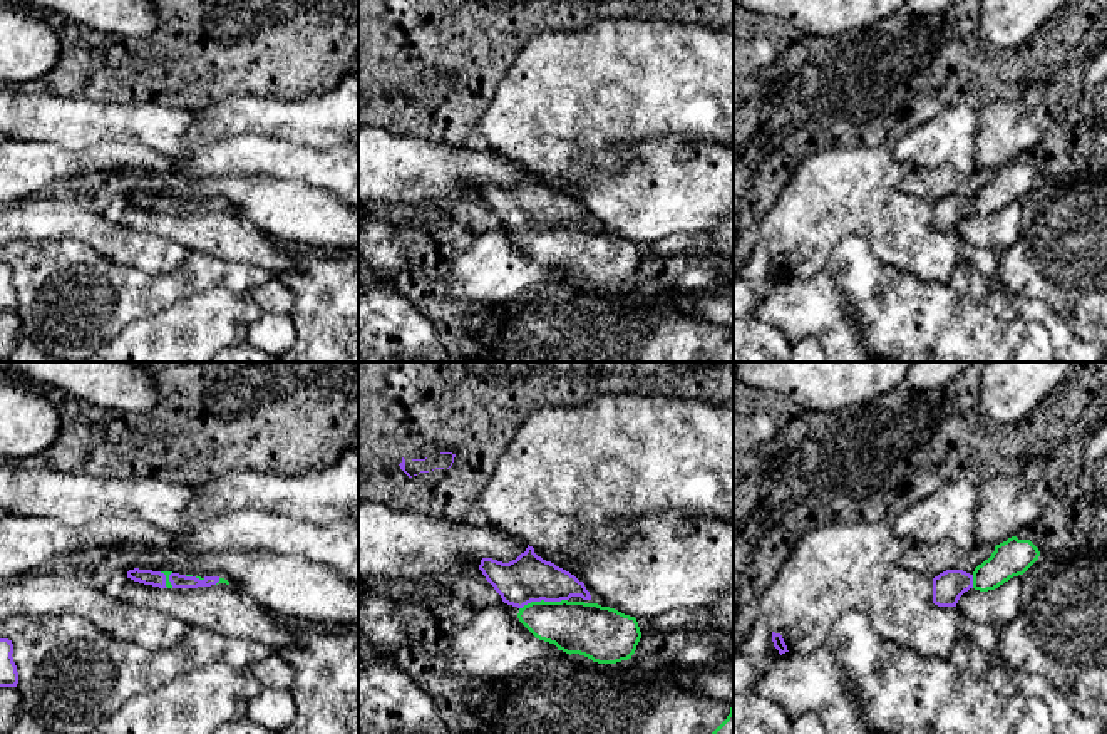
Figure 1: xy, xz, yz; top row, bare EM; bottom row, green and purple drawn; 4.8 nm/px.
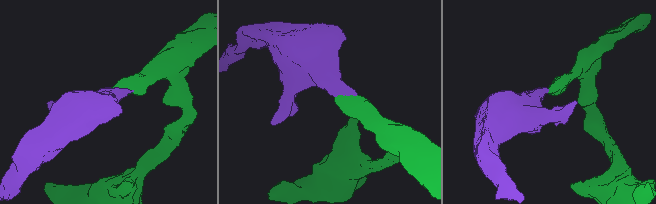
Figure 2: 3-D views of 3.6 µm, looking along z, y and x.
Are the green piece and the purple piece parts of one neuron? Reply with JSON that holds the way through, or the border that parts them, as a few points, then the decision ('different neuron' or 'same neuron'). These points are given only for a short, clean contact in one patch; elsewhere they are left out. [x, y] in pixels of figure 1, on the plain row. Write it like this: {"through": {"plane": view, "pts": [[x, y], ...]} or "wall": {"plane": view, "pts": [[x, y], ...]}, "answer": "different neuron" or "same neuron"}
{"through": {"plane": "xz", "pts": [[575, 252], [568, 250], [543, 225], [541, 217], [528, 203]]}, "answer": "same neuron"}

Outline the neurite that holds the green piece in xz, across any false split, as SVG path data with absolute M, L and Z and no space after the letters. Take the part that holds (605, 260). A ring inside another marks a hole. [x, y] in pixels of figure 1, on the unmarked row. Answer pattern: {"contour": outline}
{"contour": "M528 169L516 184L482 183L479 194L501 220L519 233L519 246L539 265L598 288L631 283L641 263L635 241L591 228L584 208L543 184Z"}

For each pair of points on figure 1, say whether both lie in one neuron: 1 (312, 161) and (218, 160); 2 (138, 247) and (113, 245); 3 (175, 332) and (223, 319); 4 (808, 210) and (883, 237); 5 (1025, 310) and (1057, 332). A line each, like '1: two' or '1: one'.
1: one
2: one
3: one
4: one
5: one

